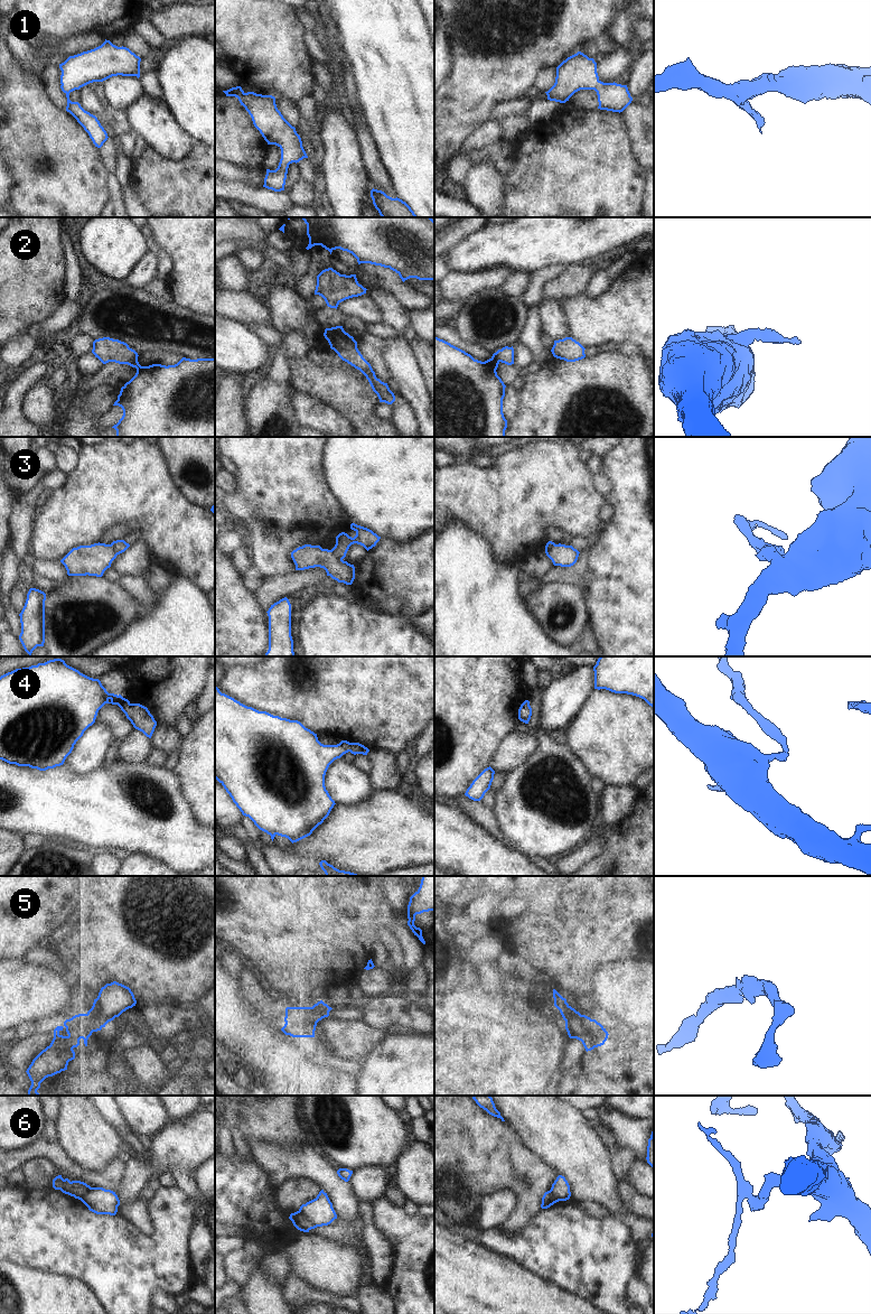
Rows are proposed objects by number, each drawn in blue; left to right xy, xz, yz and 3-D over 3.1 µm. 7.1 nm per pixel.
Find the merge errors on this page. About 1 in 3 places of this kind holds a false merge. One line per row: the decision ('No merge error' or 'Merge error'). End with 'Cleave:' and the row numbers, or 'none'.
1: No merge error
2: Merge error
3: Merge error
4: No merge error
5: No merge error
6: Merge error
Cleave: 2, 3, 6

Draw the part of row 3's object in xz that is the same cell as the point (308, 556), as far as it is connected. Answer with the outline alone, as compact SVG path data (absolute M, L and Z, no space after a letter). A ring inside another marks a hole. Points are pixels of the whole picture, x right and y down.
M305 544L291 552L296 570L320 567L338 583L352 585L355 579L354 565L344 561L333 555L331 550L322 549L320 546Z

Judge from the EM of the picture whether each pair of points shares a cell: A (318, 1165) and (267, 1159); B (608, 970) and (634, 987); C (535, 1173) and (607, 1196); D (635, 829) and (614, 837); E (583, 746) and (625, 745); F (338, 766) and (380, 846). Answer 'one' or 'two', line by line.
A: one
B: one
C: two
D: one
E: one
F: two

